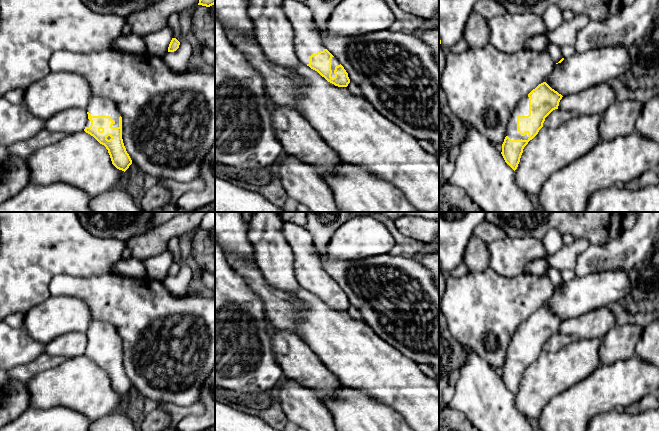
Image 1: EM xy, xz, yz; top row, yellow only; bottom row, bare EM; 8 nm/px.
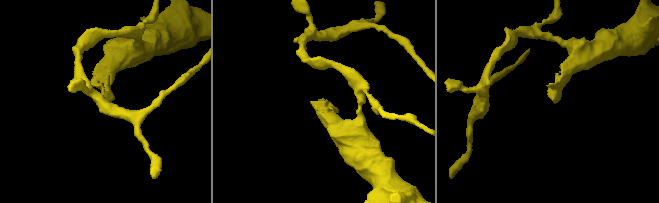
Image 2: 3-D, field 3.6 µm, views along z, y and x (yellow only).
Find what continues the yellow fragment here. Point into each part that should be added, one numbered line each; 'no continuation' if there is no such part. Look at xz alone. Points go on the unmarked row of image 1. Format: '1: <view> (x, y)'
1: xz (334, 286)

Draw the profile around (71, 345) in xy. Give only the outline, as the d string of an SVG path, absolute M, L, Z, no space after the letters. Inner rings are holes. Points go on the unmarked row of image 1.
M70 332L45 345L45 353L53 357L61 357L64 360L76 358L84 355L87 344L86 333Z

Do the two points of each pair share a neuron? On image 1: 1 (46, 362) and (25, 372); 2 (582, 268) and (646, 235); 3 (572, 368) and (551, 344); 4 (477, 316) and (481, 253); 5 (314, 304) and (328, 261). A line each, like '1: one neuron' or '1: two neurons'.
1: one neuron
2: one neuron
3: two neurons
4: two neurons
5: two neurons

